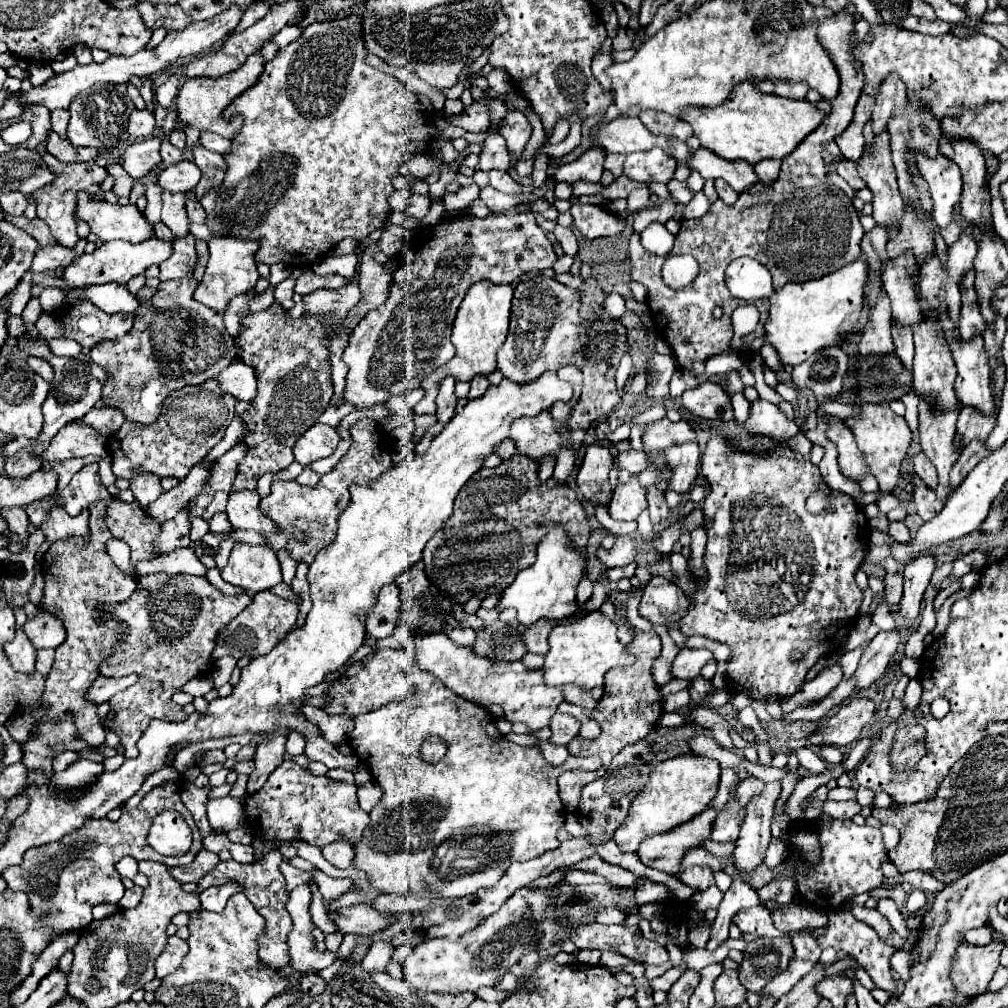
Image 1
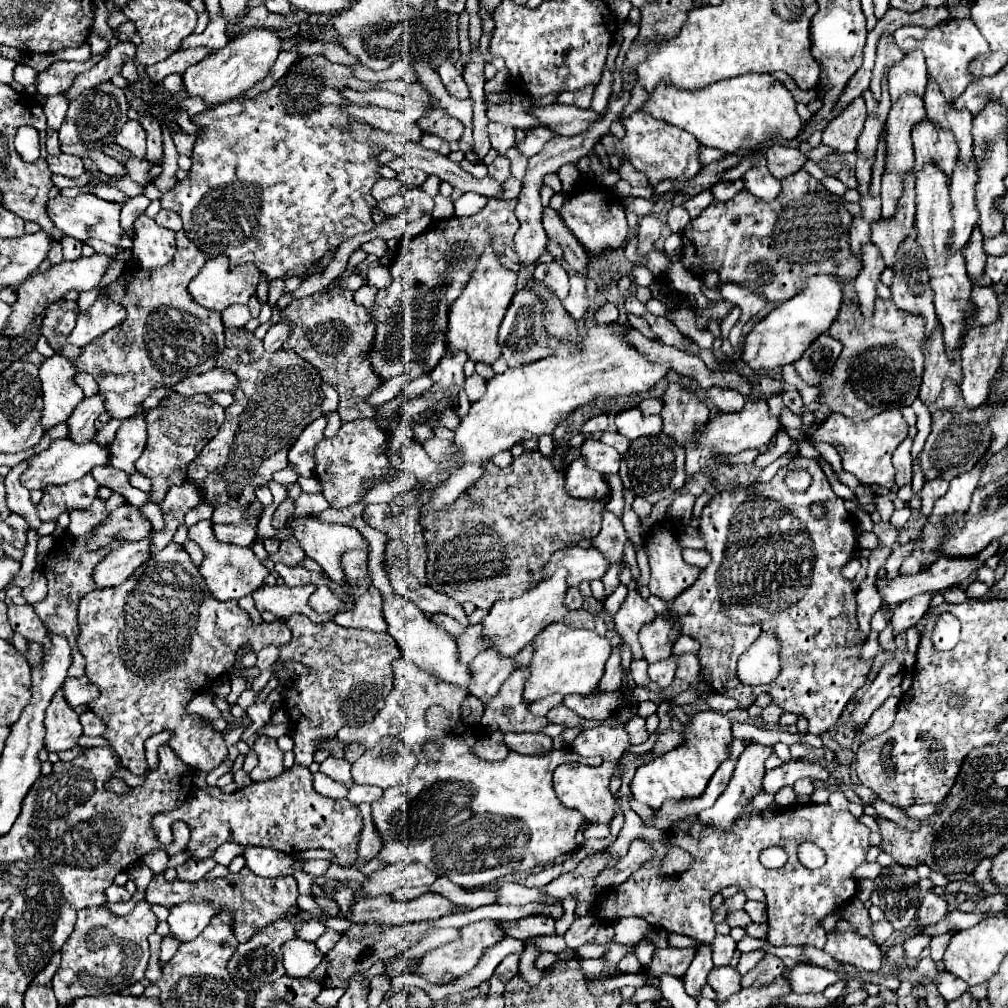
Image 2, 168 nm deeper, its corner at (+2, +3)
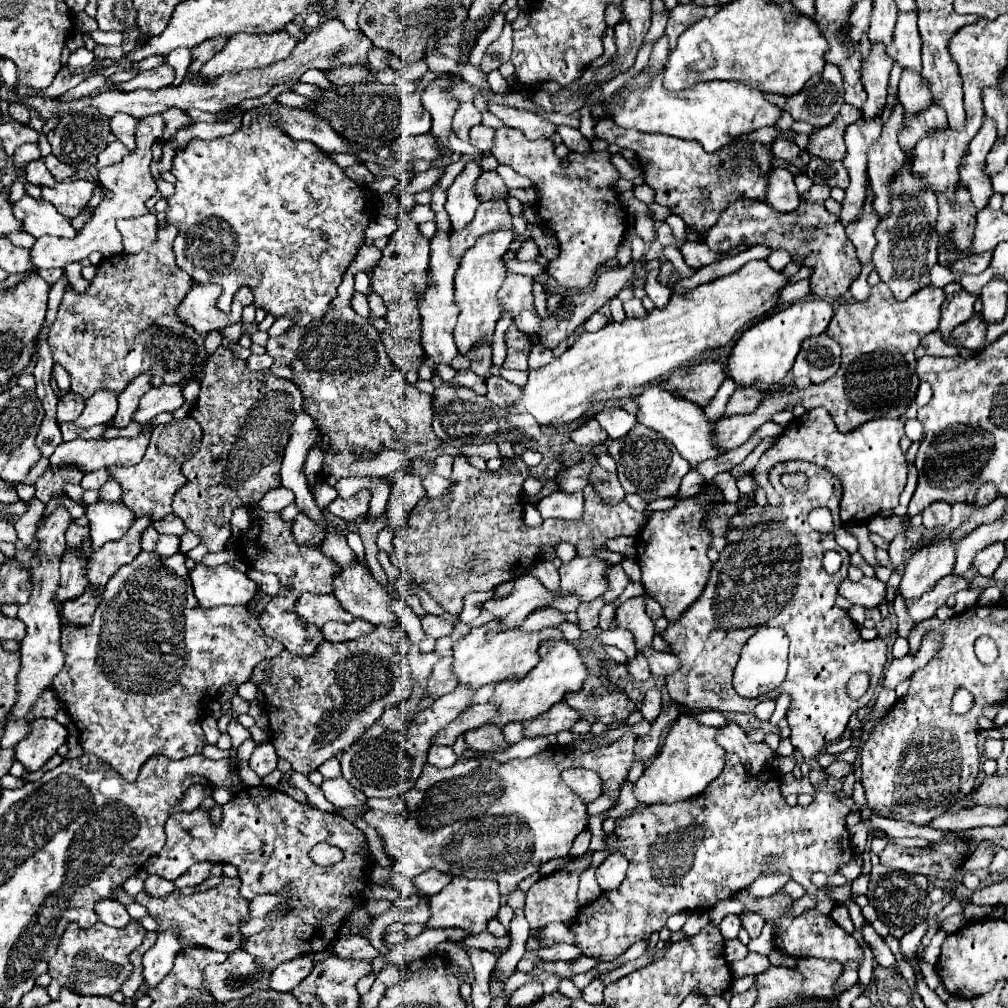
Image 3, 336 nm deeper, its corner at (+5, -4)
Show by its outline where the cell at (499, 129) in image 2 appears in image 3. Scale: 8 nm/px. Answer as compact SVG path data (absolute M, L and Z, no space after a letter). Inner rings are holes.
M480 124L480 126L474 126L470 130L470 144L474 148L478 148L480 152L484 152L484 154L490 152L492 140L494 140L494 128L490 128L490 126L482 126Z

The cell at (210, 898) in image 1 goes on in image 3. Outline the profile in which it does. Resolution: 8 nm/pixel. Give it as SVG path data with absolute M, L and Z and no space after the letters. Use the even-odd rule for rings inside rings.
M164 932L164 936L158 936L156 944L142 956L142 964L144 964L142 990L144 992L160 984L160 980L170 972L172 960L176 958L178 952L180 952L180 946L176 940L176 932Z

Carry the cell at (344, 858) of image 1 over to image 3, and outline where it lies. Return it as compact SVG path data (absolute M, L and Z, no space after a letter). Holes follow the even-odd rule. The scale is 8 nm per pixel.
M282 890L280 894L264 894L264 896L256 896L250 900L250 916L252 918L262 918L266 916L270 910L274 910L278 906L280 900L286 898L286 890Z

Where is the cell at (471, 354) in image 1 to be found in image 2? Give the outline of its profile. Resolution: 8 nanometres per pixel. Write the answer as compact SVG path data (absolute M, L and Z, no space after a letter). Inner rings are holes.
M487 249L471 275L471 281L465 285L463 293L453 301L449 313L449 349L451 351L465 351L471 355L473 363L495 363L501 357L501 349L497 345L497 331L505 317L507 305L517 291L517 273L509 271L499 263L495 253Z

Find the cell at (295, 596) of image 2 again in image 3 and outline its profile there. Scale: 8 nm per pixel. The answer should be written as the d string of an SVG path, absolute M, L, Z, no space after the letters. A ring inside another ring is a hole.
M304 594L296 604L296 612L306 622L316 624L318 628L322 628L330 620L334 620L334 622L352 622L354 620L354 616L340 606L340 602L334 598L334 594L332 596Z

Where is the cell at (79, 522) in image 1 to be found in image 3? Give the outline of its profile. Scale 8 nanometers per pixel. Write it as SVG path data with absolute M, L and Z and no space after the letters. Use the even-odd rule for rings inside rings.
M48 466L46 472L36 480L36 498L42 502L48 502L54 492L60 492L64 488L64 482L80 484L84 472L76 466Z

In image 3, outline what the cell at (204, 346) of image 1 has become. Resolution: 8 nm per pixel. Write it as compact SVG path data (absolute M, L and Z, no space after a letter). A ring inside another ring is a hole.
M174 224L158 226L156 240L136 254L118 254L104 258L96 266L96 276L90 280L90 286L80 294L74 292L68 284L58 306L56 320L50 328L50 350L54 362L64 366L72 378L72 392L82 398L92 396L100 388L112 388L114 392L124 392L124 388L140 374L144 368L152 368L152 376L162 378L166 384L178 384L186 374L204 360L204 334L192 332L186 324L176 320L176 308L192 288L186 272L180 272L172 256L172 240L178 230Z

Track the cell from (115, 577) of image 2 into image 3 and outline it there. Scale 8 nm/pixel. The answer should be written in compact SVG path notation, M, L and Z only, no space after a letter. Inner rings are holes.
M96 592L94 598L88 594L82 594L80 598L70 600L68 604L62 604L60 616L66 620L66 626L88 626L100 596L102 596L102 592Z

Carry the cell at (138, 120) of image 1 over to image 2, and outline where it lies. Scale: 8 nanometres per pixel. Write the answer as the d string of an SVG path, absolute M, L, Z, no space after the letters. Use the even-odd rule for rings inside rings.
M127 121L121 129L121 133L115 139L123 149L127 149L135 157L145 157L145 141L147 141L147 131L139 121Z

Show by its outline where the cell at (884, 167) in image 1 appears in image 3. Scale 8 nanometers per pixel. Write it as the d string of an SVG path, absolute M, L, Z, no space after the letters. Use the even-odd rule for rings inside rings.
M882 44L872 46L868 58L864 60L862 86L868 92L868 100L862 104L862 114L868 118L878 116L886 106L886 90L892 64L894 62L890 56L886 56L886 48Z

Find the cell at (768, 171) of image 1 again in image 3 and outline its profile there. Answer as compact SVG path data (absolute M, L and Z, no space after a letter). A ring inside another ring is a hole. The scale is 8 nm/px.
M778 138L774 144L772 144L772 152L776 158L782 158L790 164L794 164L796 168L804 168L808 162L810 162L810 156L806 150L800 150L792 140L786 140L786 138Z

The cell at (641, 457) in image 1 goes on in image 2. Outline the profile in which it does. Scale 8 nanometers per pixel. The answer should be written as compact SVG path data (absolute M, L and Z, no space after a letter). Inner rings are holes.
M587 439L581 447L581 455L585 457L587 465L603 475L619 471L619 453L613 447L601 443L599 439Z

